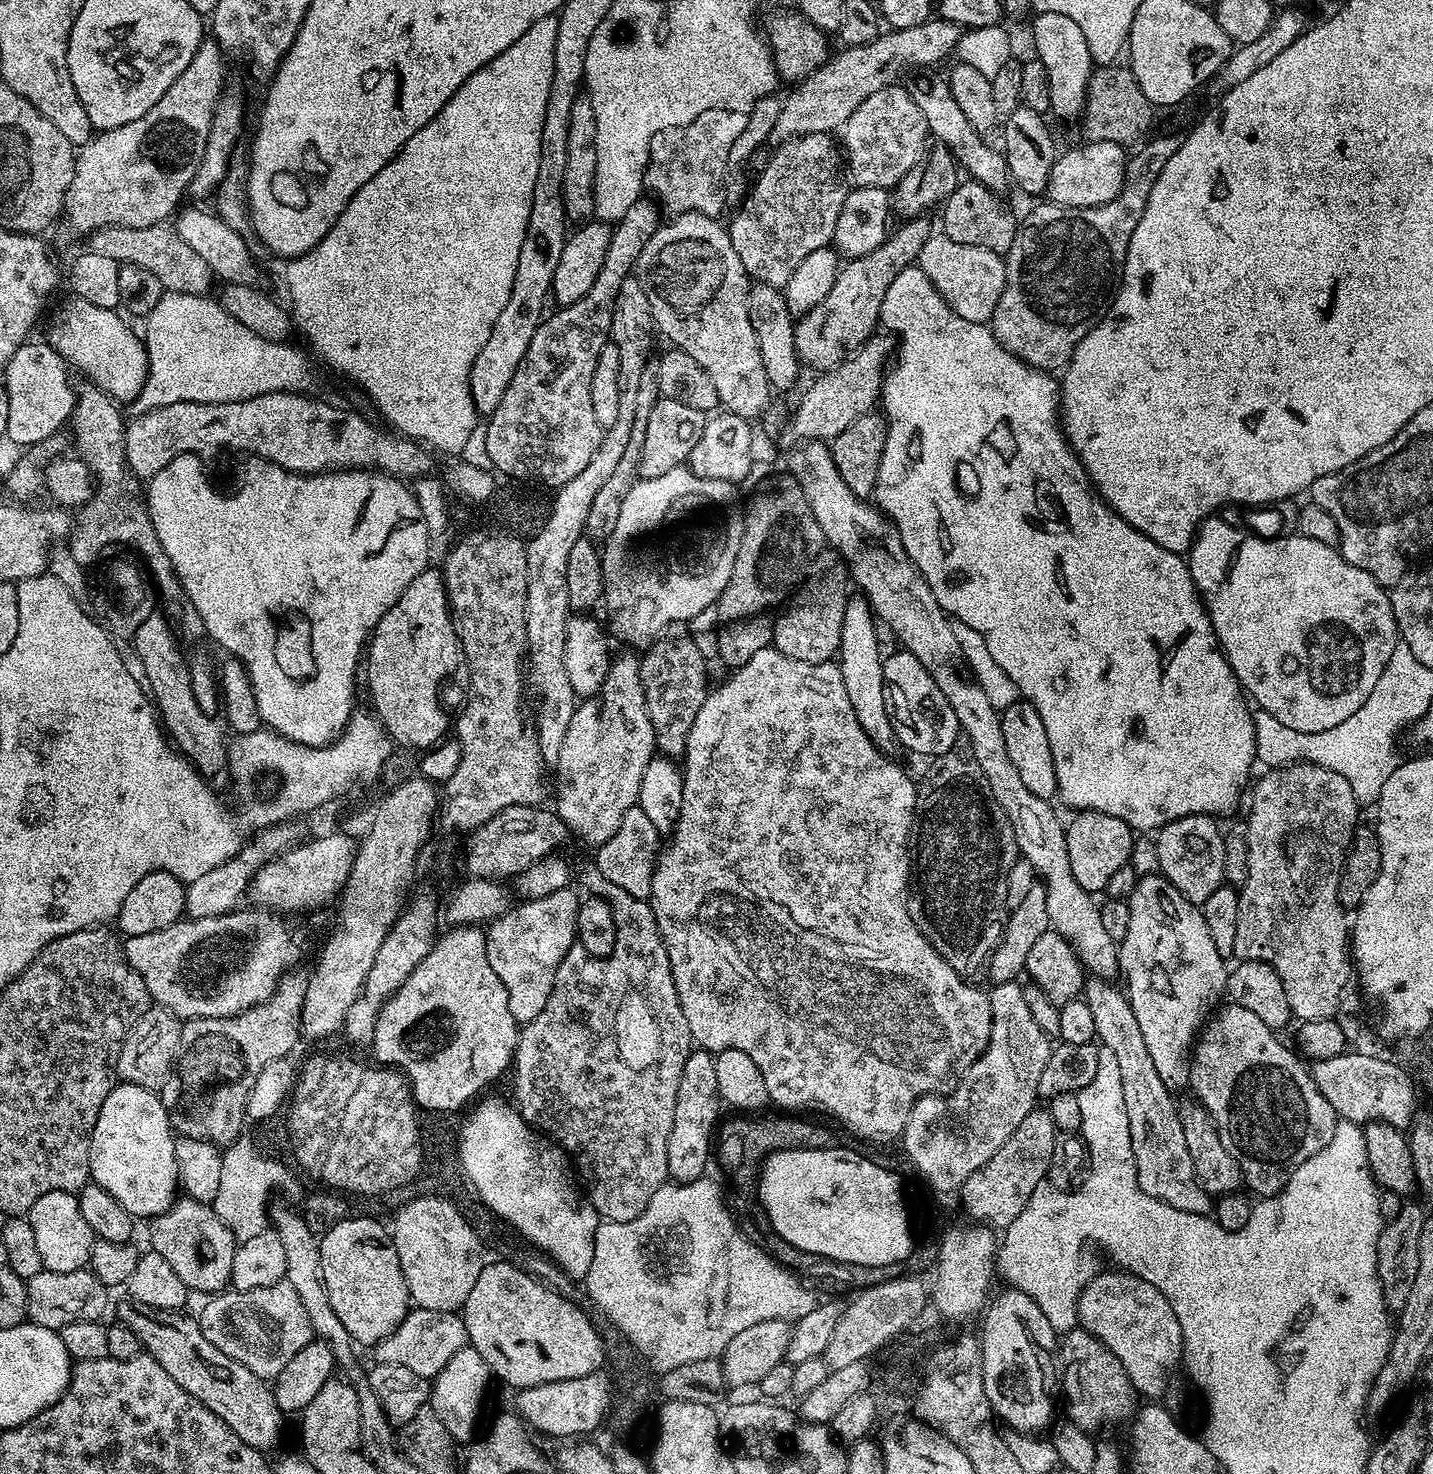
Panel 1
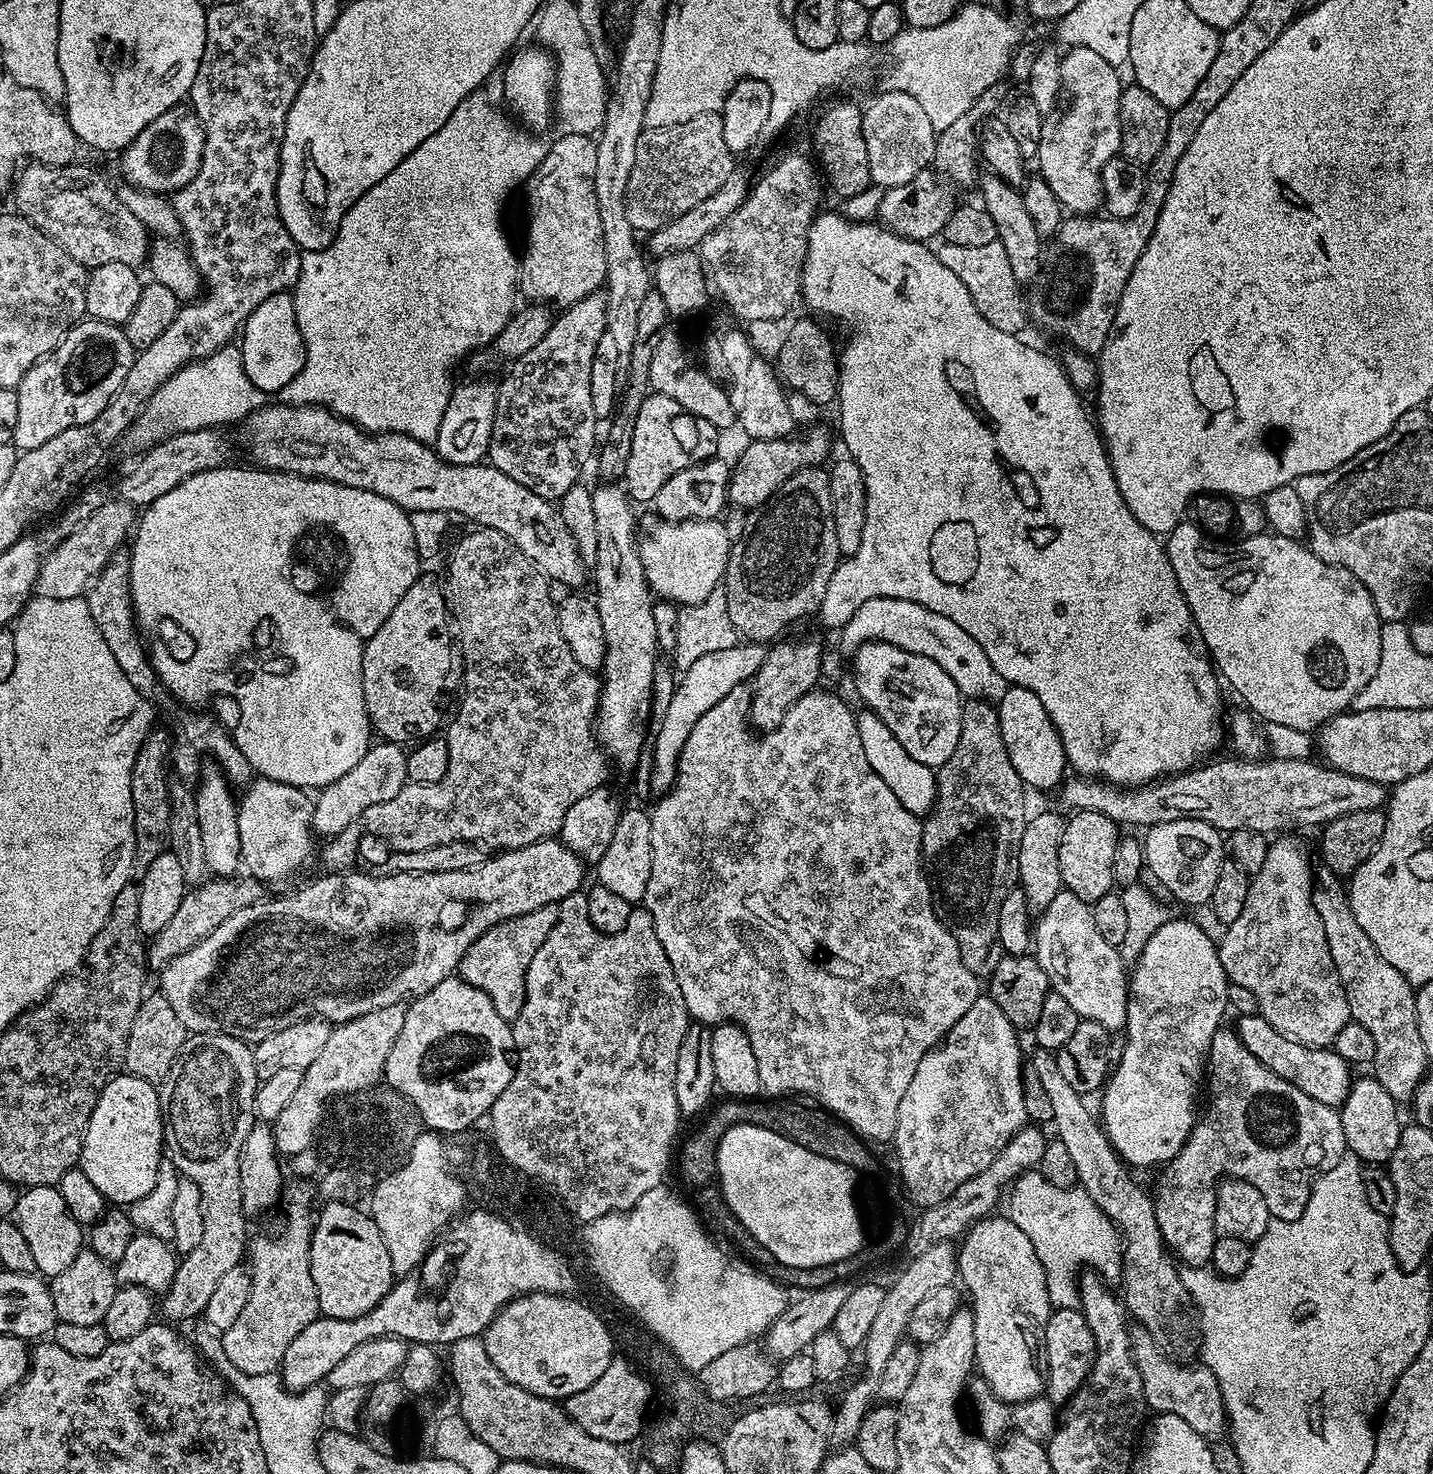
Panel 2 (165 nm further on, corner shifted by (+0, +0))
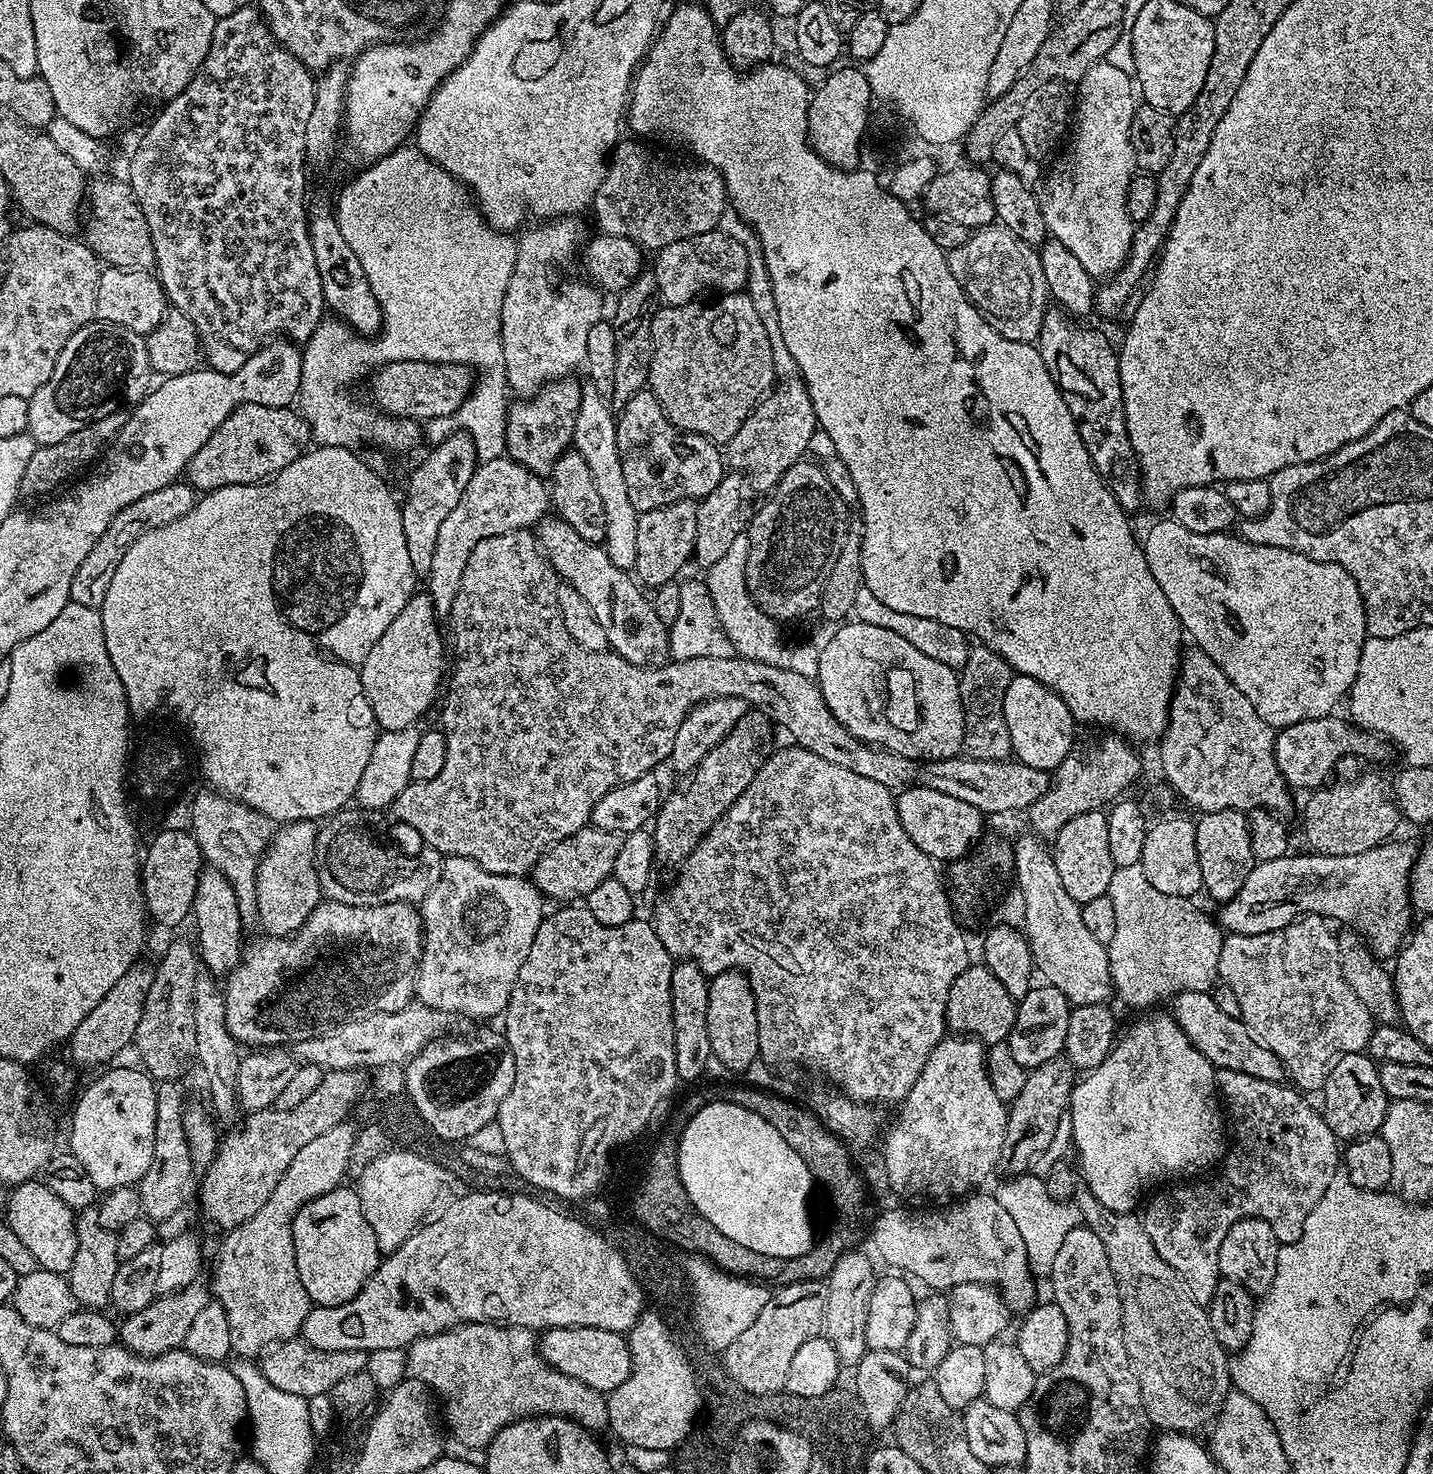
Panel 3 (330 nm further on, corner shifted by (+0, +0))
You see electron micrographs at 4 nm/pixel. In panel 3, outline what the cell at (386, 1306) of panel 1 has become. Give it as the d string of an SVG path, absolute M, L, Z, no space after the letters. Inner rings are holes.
M341 1186L306 1202L302 1210L292 1220L292 1237L294 1238L294 1258L298 1262L298 1278L306 1286L308 1299L317 1308L322 1306L342 1306L360 1293L362 1286L380 1267L382 1253L378 1250L378 1241L374 1239L374 1230L362 1214L362 1202L359 1191Z

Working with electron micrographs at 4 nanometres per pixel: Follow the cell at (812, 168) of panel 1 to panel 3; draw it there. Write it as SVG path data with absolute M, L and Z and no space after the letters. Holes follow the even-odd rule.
M718 231L698 234L691 238L682 238L678 242L670 242L665 248L657 251L654 258L656 258L656 265L651 265L650 271L656 280L656 291L659 299L668 306L693 303L692 292L700 292L703 288L717 288L717 293L727 294L741 291L748 282L746 251L738 242Z

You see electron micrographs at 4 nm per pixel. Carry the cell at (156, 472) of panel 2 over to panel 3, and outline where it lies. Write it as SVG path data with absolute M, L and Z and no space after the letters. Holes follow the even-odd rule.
M262 402L240 404L228 415L226 422L222 422L222 426L218 426L218 430L214 430L214 434L210 434L210 438L206 438L206 444L188 460L182 476L200 494L213 492L222 486L258 484L261 480L271 480L286 466L290 466L290 462L294 462L309 451L311 440L312 430L299 411L293 410L291 407L266 406Z

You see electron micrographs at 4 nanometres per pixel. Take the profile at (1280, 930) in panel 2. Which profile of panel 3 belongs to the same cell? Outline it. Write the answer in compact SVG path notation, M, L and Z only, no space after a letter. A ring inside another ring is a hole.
M1304 914L1282 930L1249 936L1228 934L1222 942L1218 961L1219 979L1234 990L1238 1006L1242 1006L1240 1019L1261 1044L1278 1054L1287 1079L1304 1094L1319 1093L1323 1089L1334 1062L1338 1062L1340 1056L1364 1052L1374 1027L1372 1015L1366 1006L1362 1006L1362 998L1350 990L1342 974L1337 933L1328 927L1330 924L1325 917Z

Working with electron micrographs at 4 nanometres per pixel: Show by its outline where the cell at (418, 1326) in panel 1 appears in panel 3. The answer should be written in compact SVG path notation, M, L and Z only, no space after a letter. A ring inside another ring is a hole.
M303 1338L281 1340L279 1344L267 1349L259 1361L260 1369L270 1378L278 1390L286 1390L288 1394L298 1394L305 1398L316 1395L329 1395L342 1378L350 1378L350 1374L365 1371L368 1353L358 1350L318 1350L307 1344Z

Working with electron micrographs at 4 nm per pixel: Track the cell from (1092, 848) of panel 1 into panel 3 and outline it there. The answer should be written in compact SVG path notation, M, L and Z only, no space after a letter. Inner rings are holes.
M1100 810L1078 814L1078 818L1070 818L1070 822L1066 822L1062 830L1058 830L1055 840L1050 844L1054 866L1058 866L1058 874L1066 894L1070 894L1070 898L1081 905L1090 902L1090 898L1108 895L1110 878L1116 870L1114 858L1110 858L1107 821L1107 815Z

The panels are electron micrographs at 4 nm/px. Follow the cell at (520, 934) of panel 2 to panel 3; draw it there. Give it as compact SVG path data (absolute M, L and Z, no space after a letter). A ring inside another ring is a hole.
M461 856L447 857L438 882L418 908L424 925L424 947L420 949L420 964L416 967L415 999L439 1012L461 1012L476 1020L499 1017L514 990L518 970L522 970L522 962L526 962L526 954L530 954L534 934L538 934L538 926L544 921L544 904L545 897L531 879L490 874L473 860Z

